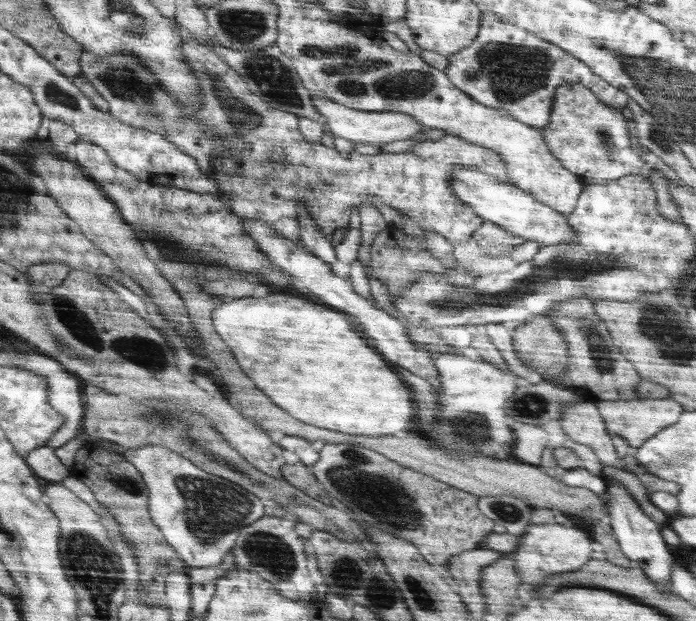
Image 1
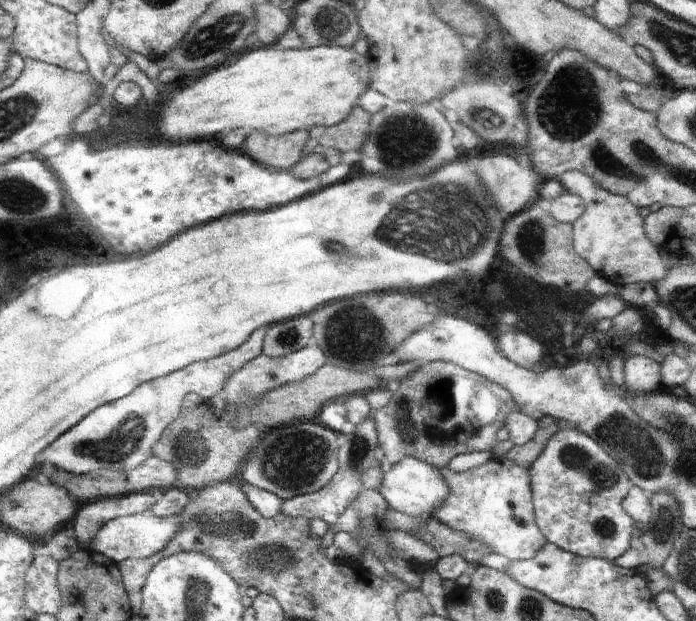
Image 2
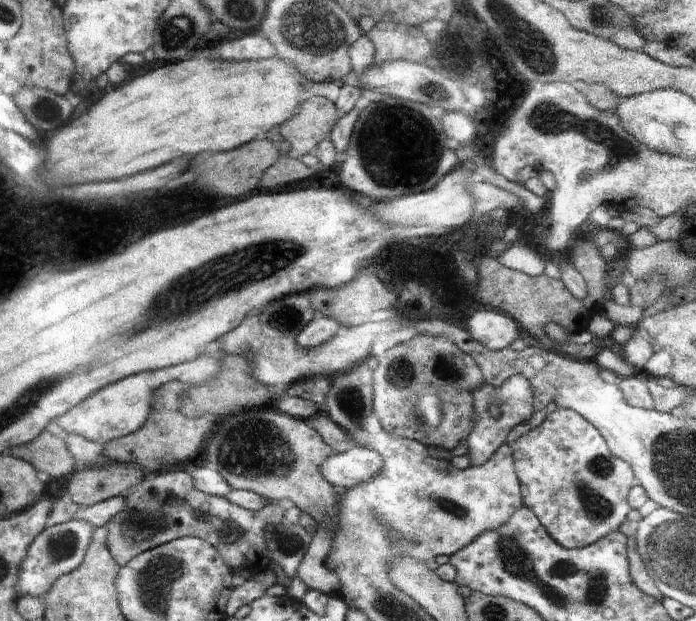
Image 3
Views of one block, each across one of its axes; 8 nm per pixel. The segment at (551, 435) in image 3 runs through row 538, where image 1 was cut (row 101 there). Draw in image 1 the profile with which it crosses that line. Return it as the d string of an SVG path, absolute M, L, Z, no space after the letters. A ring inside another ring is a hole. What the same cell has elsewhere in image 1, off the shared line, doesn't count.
M563 82L557 88L555 98L552 98L553 112L549 124L543 128L543 138L552 154L574 174L580 176L582 182L588 185L606 184L608 181L616 181L628 175L638 175L640 168L644 166L644 160L638 152L632 150L630 134L626 117L617 108L612 108L596 97L587 86L575 82Z

